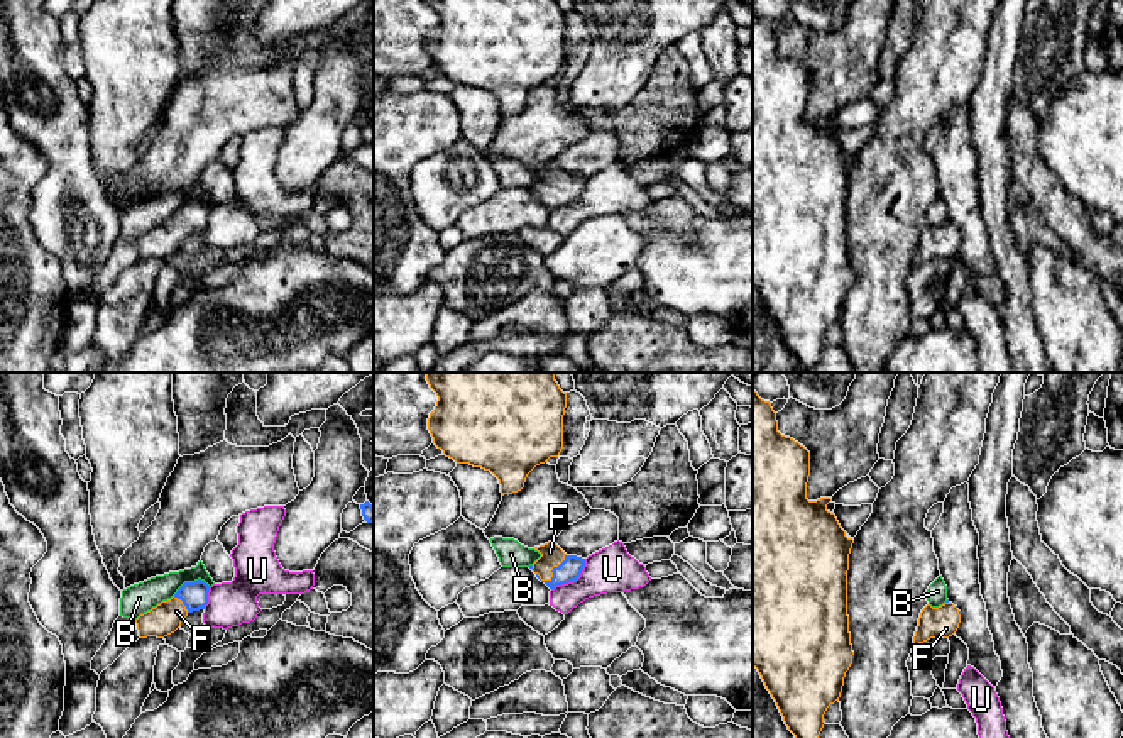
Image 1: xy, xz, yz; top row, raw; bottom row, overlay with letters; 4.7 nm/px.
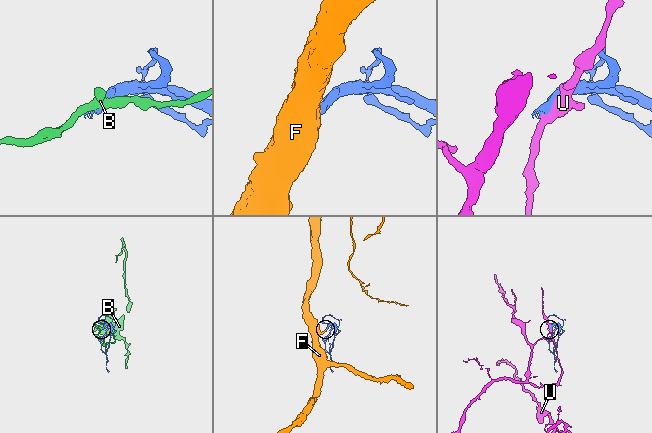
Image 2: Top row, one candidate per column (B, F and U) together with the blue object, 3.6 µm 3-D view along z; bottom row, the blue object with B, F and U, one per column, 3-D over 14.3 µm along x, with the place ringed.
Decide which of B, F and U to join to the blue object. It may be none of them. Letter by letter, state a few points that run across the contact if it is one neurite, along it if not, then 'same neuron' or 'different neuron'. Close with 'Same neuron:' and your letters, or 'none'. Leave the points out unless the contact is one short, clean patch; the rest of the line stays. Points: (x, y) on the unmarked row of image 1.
B: line xy (210, 207), (200, 200), (186, 202), (173, 215); different neuron
F: line xz (570, 190), (552, 192), (552, 176); same neuron
U: different neuron
Same neuron: F

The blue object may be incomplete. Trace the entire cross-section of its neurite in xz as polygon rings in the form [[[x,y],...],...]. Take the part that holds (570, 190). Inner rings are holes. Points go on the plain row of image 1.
[[[555,161],[534,168],[534,171],[538,171],[541,178],[529,186],[529,190],[550,210],[577,201],[585,188],[585,179],[567,176]]]

